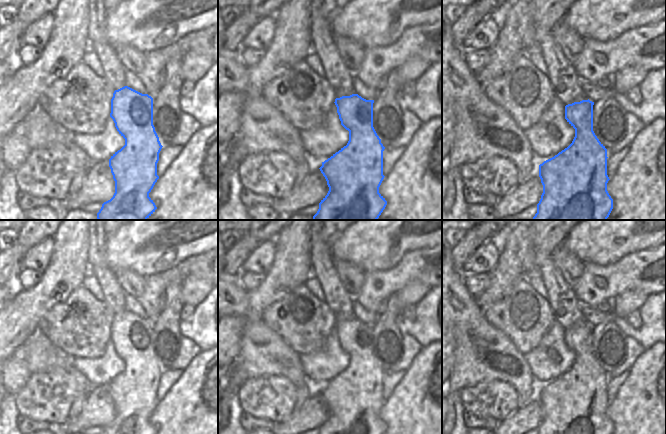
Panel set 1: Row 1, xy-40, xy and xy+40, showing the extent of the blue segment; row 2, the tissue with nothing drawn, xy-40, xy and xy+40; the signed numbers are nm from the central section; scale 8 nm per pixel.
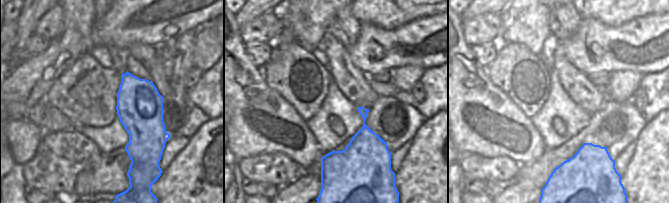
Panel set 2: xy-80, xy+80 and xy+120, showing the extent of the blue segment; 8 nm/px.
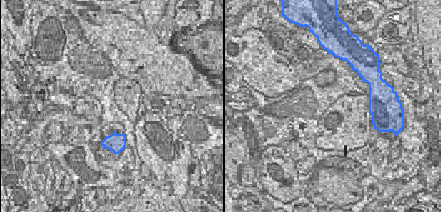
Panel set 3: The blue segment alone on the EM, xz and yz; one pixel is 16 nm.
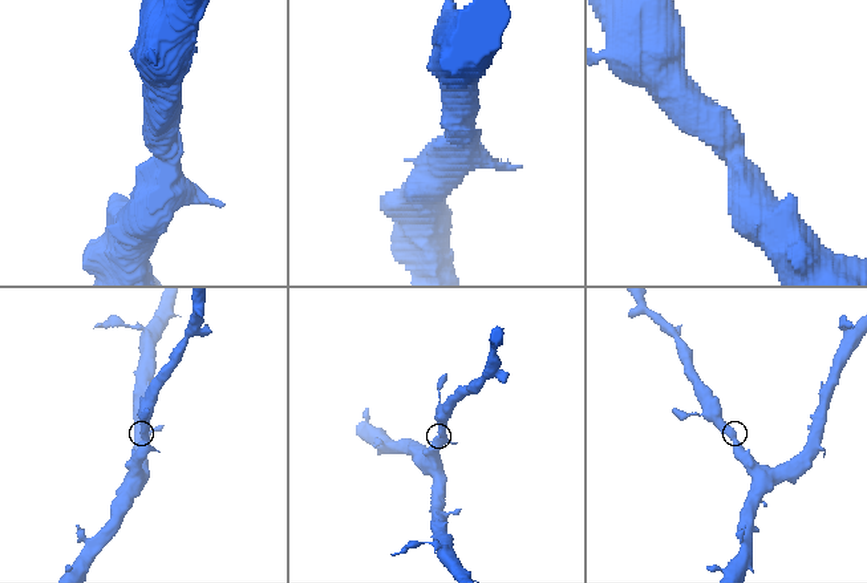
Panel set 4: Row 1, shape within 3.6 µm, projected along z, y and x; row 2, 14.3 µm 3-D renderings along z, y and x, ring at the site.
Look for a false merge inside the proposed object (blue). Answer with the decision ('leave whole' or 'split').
leave whole

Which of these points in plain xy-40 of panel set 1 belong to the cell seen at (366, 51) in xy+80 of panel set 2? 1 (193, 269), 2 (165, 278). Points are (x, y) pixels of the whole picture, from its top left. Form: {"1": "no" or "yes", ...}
{"1": "yes", "2": "yes"}

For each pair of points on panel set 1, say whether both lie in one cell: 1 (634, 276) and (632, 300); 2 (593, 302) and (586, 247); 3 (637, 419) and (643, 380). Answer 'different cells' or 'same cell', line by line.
1: different cells
2: different cells
3: same cell

